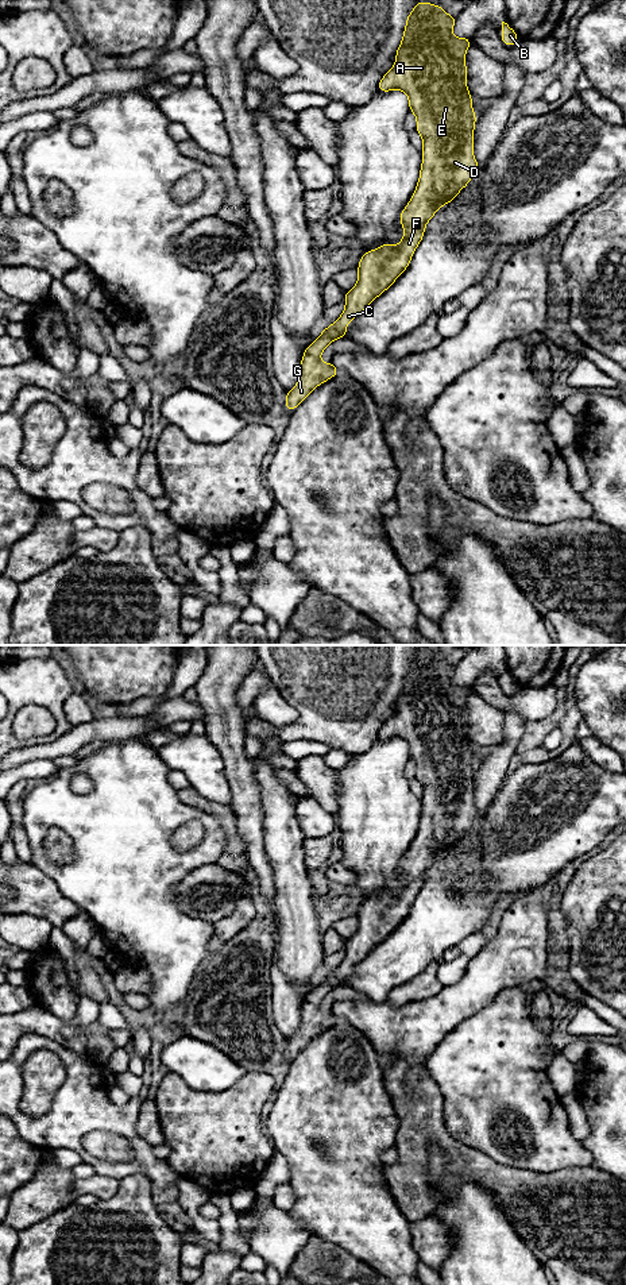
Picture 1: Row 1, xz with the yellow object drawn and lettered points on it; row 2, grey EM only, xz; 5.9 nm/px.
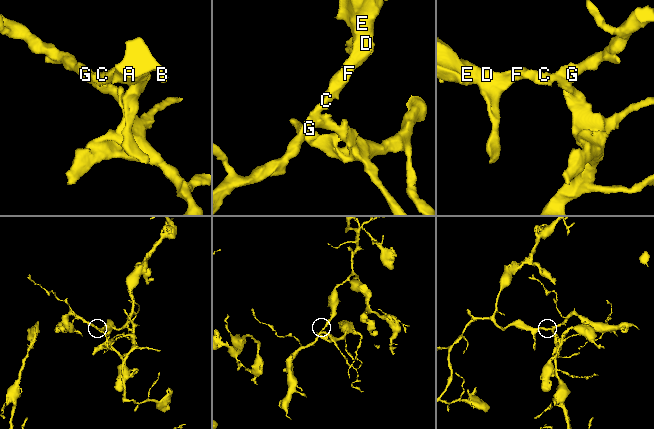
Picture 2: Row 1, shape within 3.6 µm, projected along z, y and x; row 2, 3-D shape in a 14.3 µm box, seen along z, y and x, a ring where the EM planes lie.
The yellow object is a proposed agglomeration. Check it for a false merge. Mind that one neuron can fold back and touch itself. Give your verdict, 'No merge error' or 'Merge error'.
No merge error

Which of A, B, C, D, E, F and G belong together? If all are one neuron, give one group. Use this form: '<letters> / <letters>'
A B C D E F G

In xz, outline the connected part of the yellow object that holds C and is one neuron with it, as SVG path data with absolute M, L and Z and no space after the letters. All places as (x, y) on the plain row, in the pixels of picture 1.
M418 649L406 665L402 690L395 702L395 713L378 732L378 738L382 741L398 737L407 742L409 759L417 765L416 779L424 790L420 799L422 813L417 836L399 863L399 872L405 876L403 887L395 894L385 891L379 896L366 899L360 906L358 931L344 941L345 956L343 961L305 996L301 1006L301 1024L297 1033L286 1039L285 1056L289 1061L317 1034L339 1022L340 1018L332 1010L320 1008L321 1000L336 987L348 985L347 973L407 917L425 883L428 869L443 853L452 850L480 817L474 804L474 776L476 772L476 761L471 752L474 744L467 737L465 701L472 692L472 687L452 683L456 668L457 664L448 663L441 653Z

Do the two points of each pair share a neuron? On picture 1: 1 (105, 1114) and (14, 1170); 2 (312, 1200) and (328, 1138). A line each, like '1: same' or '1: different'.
1: different
2: same

